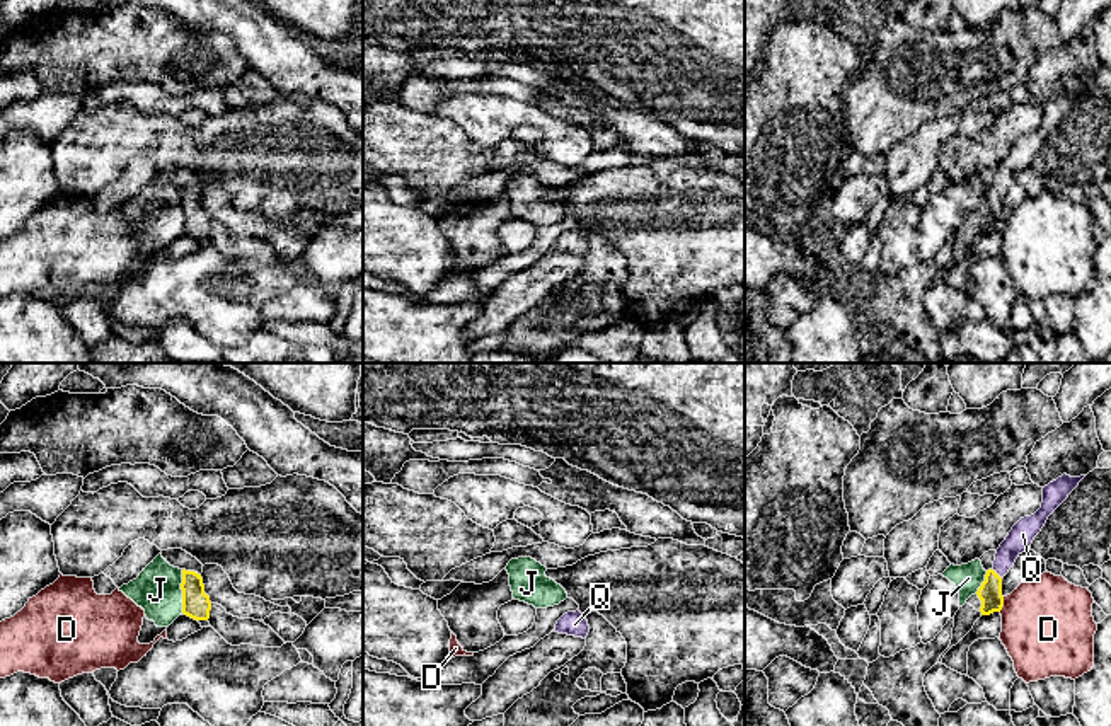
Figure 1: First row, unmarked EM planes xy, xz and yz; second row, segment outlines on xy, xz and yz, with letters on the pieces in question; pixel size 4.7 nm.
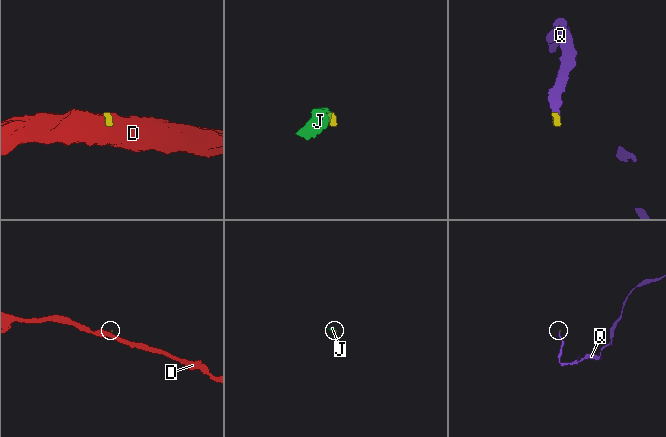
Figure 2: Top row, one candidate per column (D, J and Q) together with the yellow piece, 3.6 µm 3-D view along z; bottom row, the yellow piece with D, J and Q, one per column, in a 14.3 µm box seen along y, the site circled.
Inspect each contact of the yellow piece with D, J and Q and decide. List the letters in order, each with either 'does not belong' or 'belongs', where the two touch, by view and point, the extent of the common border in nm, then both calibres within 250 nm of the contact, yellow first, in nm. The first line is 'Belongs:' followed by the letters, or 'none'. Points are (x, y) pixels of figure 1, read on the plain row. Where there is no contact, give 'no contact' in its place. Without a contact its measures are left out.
Belongs: Q
D: does not belong; contact yz (1002, 222); length 80 nm; calibres 110 and 440 nm
J: does not belong; contact xy (183, 210); length 200 nm; calibres 130 and 220 nm
Q: belongs; contact yz (995, 191); length 70 nm; calibres 110 and 120 nm

